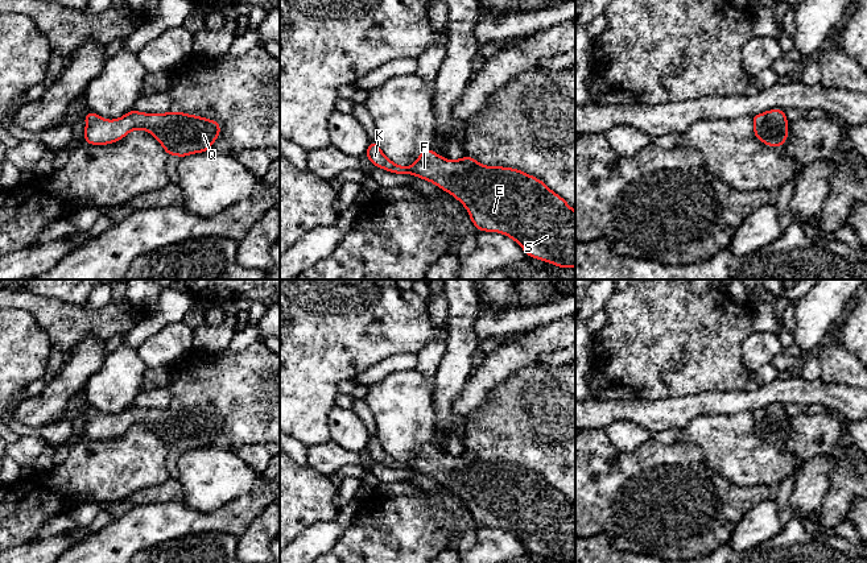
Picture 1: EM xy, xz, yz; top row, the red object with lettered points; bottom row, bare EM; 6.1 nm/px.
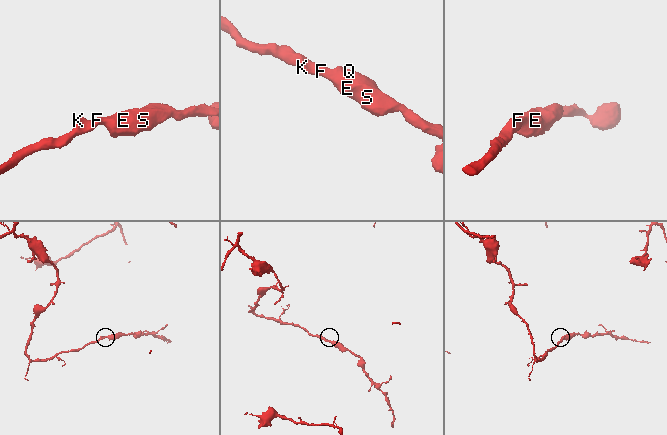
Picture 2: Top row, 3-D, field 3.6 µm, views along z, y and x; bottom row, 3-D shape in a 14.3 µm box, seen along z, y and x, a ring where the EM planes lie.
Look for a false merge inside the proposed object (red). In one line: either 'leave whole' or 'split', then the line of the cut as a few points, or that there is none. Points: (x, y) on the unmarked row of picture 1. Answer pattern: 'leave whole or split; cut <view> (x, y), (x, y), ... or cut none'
leave whole; cut none

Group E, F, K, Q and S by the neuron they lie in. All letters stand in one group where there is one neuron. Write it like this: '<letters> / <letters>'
E F K Q S

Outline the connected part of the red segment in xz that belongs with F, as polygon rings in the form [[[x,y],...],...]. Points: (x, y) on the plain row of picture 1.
[[[376,436],[369,438],[366,452],[372,461],[392,469],[416,471],[451,489],[466,502],[476,525],[511,533],[529,552],[558,563],[575,563],[575,506],[538,473],[519,464],[483,461],[468,451],[450,456],[432,443],[422,446],[417,456],[406,463],[388,455]]]

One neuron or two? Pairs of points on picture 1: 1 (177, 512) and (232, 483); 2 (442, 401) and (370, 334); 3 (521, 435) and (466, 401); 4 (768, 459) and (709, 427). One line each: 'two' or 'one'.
1: two
2: two
3: two
4: one

